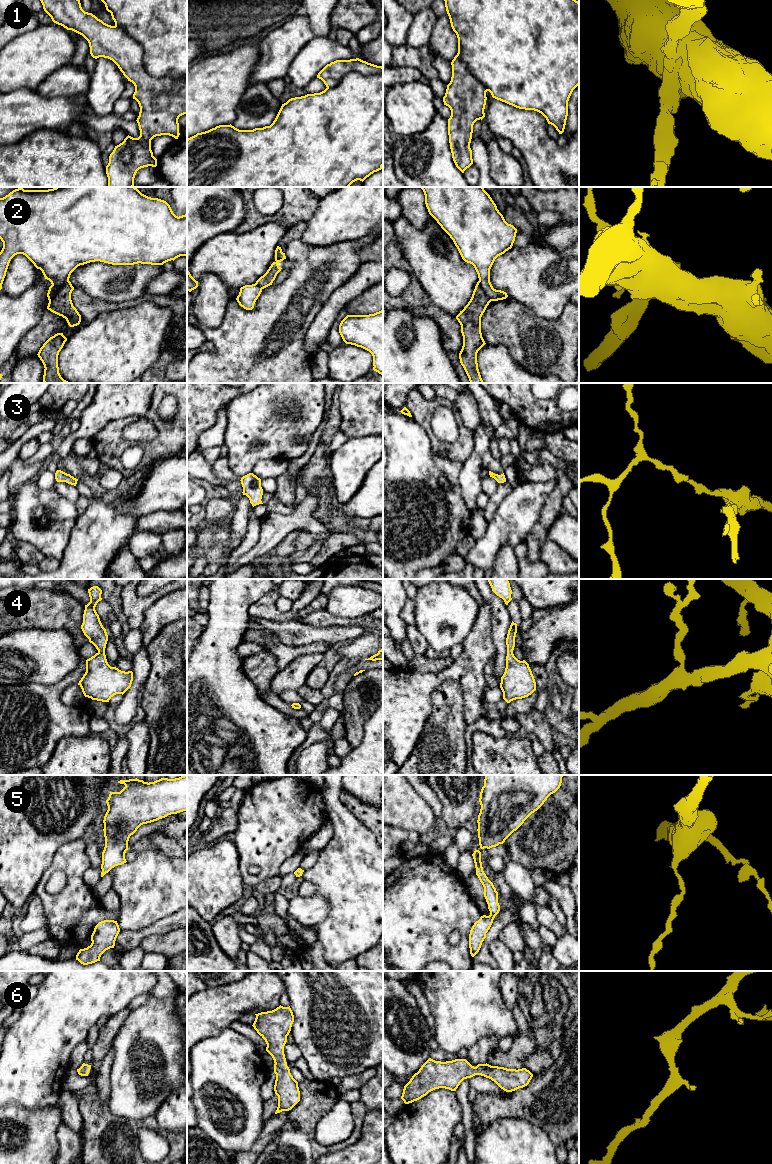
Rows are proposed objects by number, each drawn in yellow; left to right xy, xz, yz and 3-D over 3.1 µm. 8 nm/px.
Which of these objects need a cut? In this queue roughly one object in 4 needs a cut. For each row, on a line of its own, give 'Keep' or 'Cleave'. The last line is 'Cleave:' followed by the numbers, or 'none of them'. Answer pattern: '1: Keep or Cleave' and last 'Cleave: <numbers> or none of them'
1: Cleave
2: Cleave
3: Keep
4: Keep
5: Keep
6: Keep
Cleave: 1, 2

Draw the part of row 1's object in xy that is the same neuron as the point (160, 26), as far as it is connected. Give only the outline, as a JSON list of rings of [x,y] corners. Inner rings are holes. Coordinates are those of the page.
[[[101,0],[115,26],[143,47],[143,63],[155,78],[187,78],[187,0]]]

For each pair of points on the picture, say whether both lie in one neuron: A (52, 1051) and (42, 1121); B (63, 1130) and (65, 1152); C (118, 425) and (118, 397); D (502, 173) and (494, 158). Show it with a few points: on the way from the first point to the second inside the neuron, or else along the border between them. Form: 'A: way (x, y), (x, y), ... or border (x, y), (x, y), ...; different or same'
A: border (57, 1102), (35, 1110), (27, 1110), (21, 1106); different
B: way (65, 1135), (65, 1147); same
C: border (134, 417), (122, 417), (111, 420), (98, 432); different
D: way (502, 169), (498, 162); same

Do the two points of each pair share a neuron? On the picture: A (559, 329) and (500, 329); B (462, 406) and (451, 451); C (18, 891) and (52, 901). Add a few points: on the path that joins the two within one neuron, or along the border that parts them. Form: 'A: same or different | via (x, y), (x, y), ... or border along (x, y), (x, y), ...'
A: same | via (544, 329), (540, 325), (515, 326)
B: different | border along (454, 405), (461, 420), (473, 431)
C: different | border along (45, 871), (34, 892)

